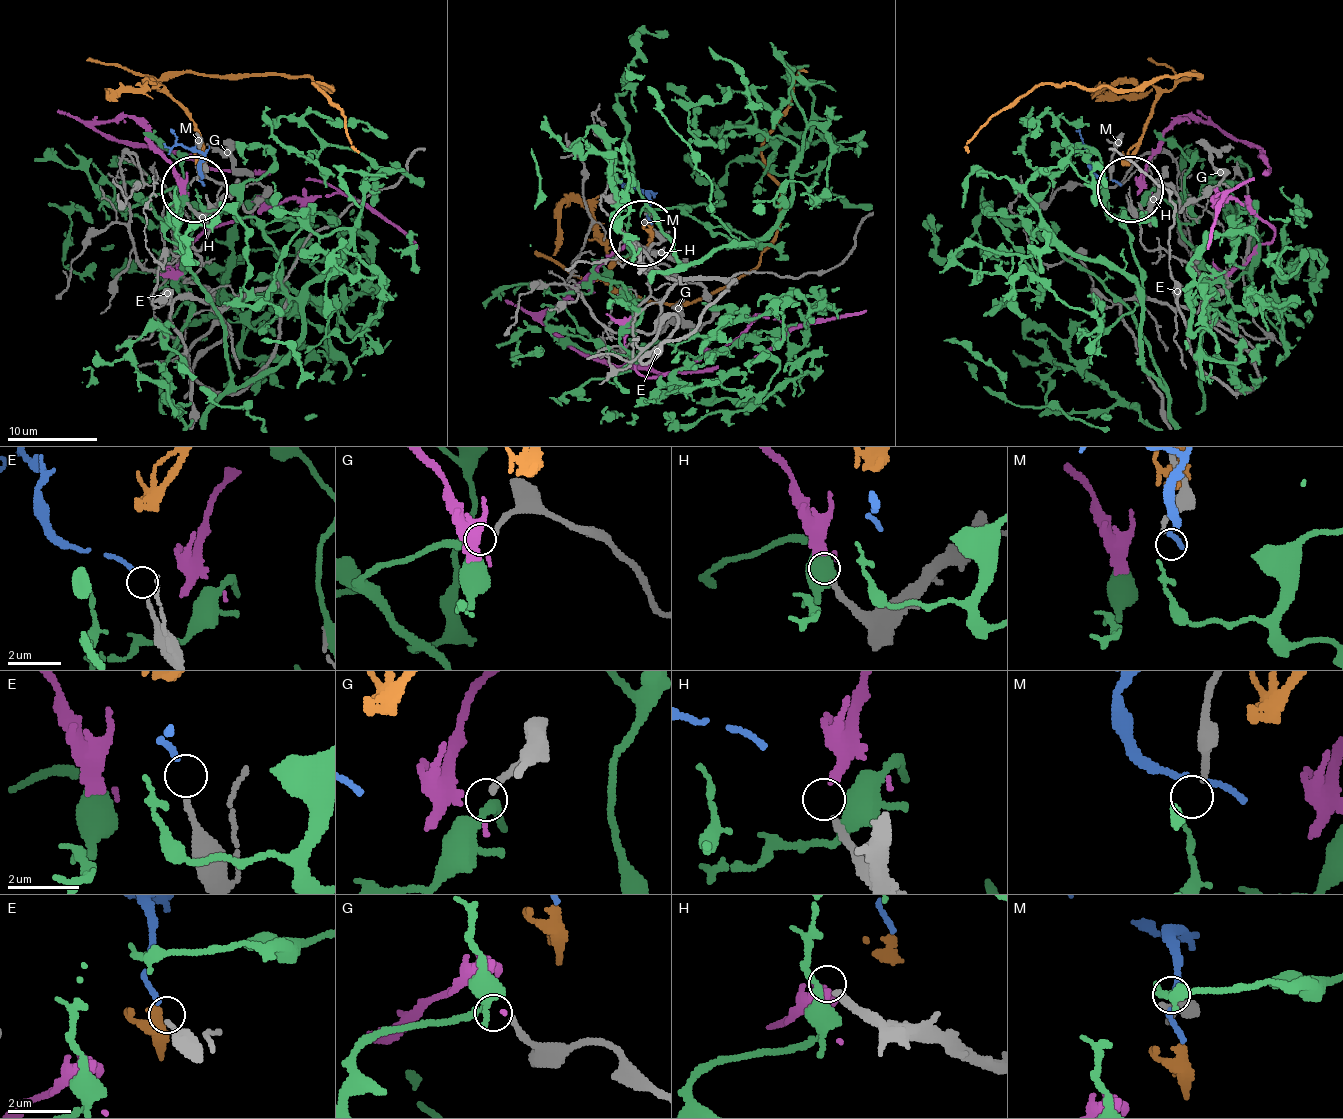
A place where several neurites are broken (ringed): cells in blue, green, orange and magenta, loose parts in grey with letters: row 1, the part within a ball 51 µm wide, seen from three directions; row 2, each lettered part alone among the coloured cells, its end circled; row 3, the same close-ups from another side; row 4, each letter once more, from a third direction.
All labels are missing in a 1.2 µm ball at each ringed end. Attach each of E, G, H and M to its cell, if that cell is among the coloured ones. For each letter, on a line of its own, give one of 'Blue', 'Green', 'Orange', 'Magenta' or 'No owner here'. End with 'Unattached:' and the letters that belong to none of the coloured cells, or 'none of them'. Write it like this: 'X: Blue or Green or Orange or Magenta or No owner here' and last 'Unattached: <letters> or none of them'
E: Blue
G: Green
H: Magenta
M: No owner here
Unattached: M

